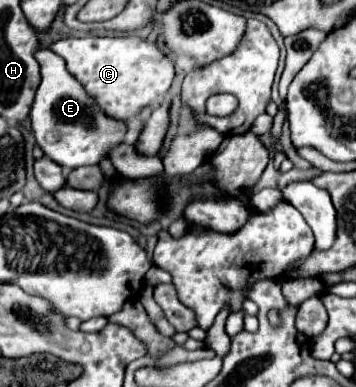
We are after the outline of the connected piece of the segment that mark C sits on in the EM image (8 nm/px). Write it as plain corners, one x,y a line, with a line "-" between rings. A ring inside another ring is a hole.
135,34
120,38
65,38
57,40
51,50
65,58
67,70
89,94
93,94
93,98
97,98
97,104
105,108
105,114
111,114
111,118
117,120
127,120
137,114
141,106
161,98
175,76
173,60
153,42

